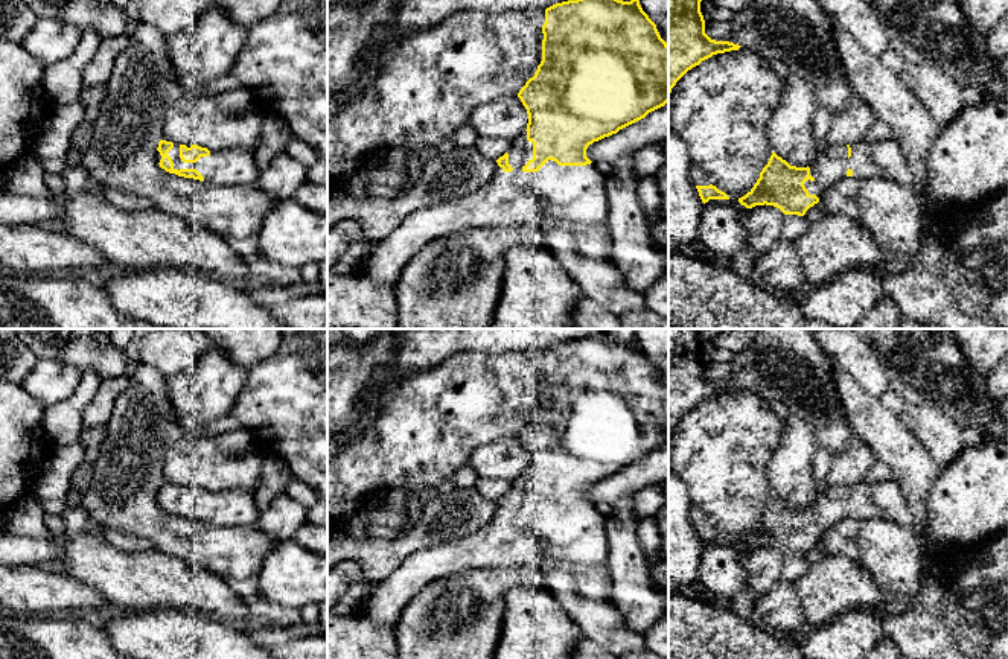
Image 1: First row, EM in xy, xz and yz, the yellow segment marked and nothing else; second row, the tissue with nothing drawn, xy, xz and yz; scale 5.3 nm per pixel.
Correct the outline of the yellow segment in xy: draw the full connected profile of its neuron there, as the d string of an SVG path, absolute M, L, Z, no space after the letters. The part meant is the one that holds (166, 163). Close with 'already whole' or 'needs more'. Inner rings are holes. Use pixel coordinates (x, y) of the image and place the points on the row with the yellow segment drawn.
M160 140L157 161L169 174L216 186L247 186L259 180L256 155L248 148L209 151Z; needs more

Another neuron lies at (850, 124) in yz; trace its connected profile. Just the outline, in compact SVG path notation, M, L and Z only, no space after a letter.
M856 94L850 97L845 108L831 114L827 132L828 146L850 145L865 138L865 132L876 122L871 108Z

